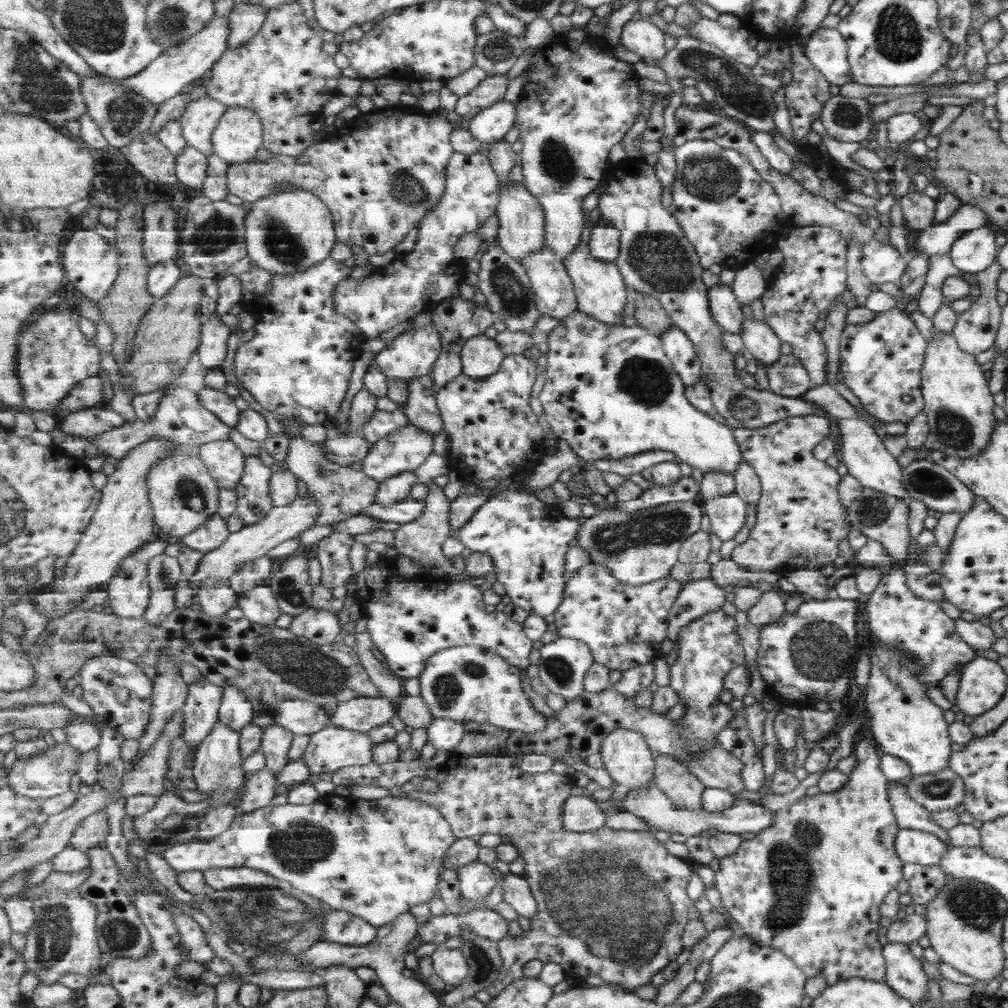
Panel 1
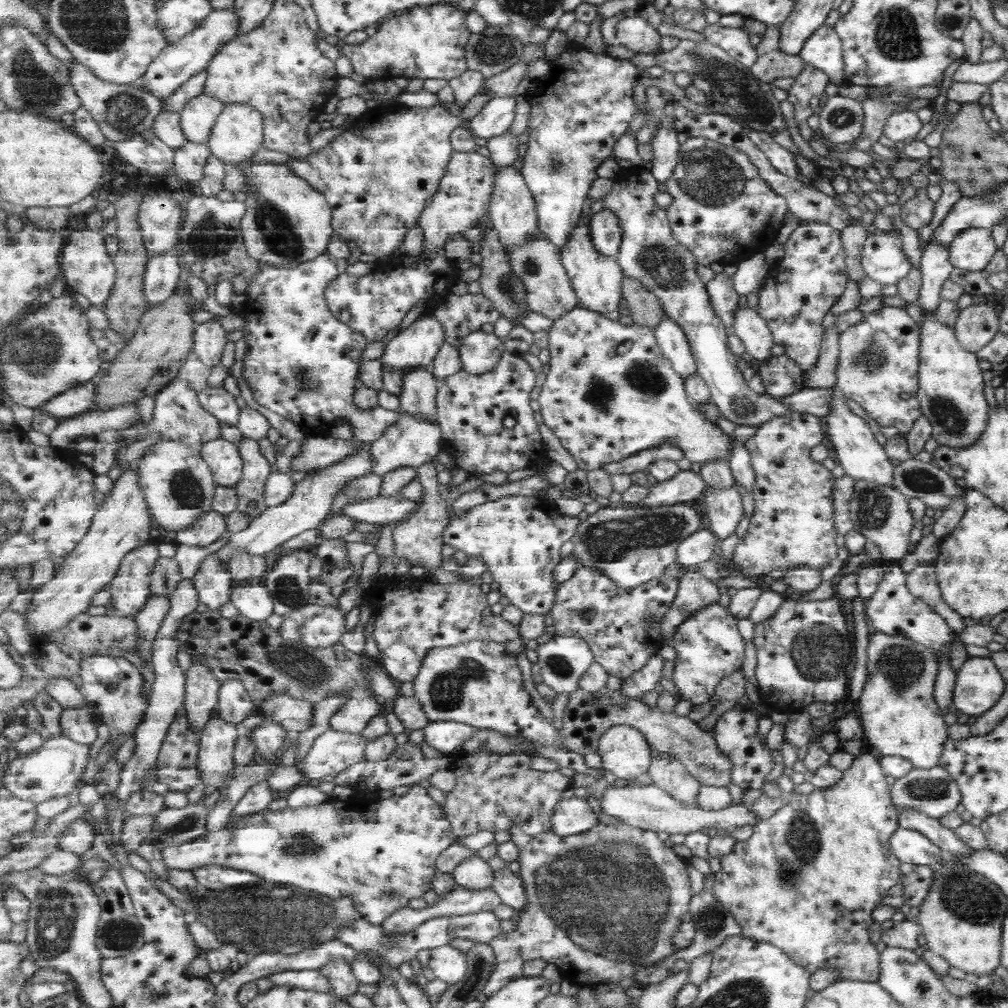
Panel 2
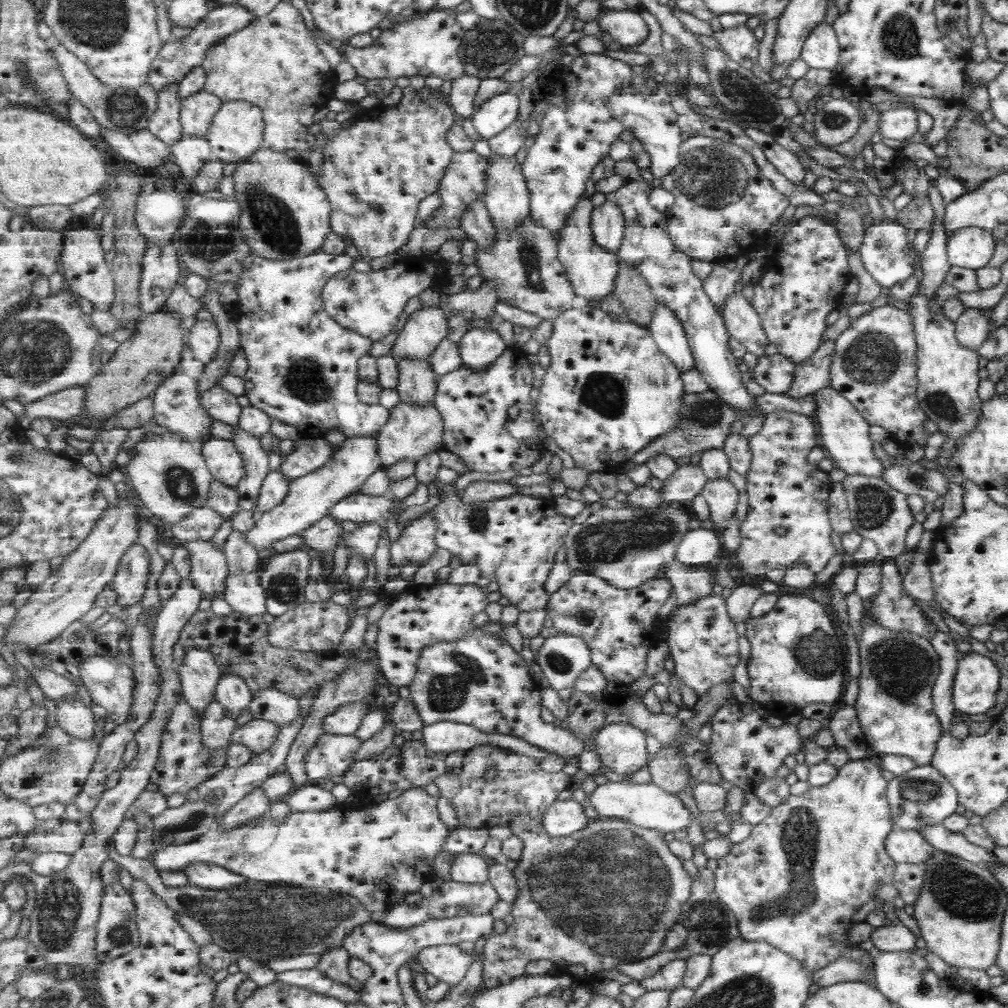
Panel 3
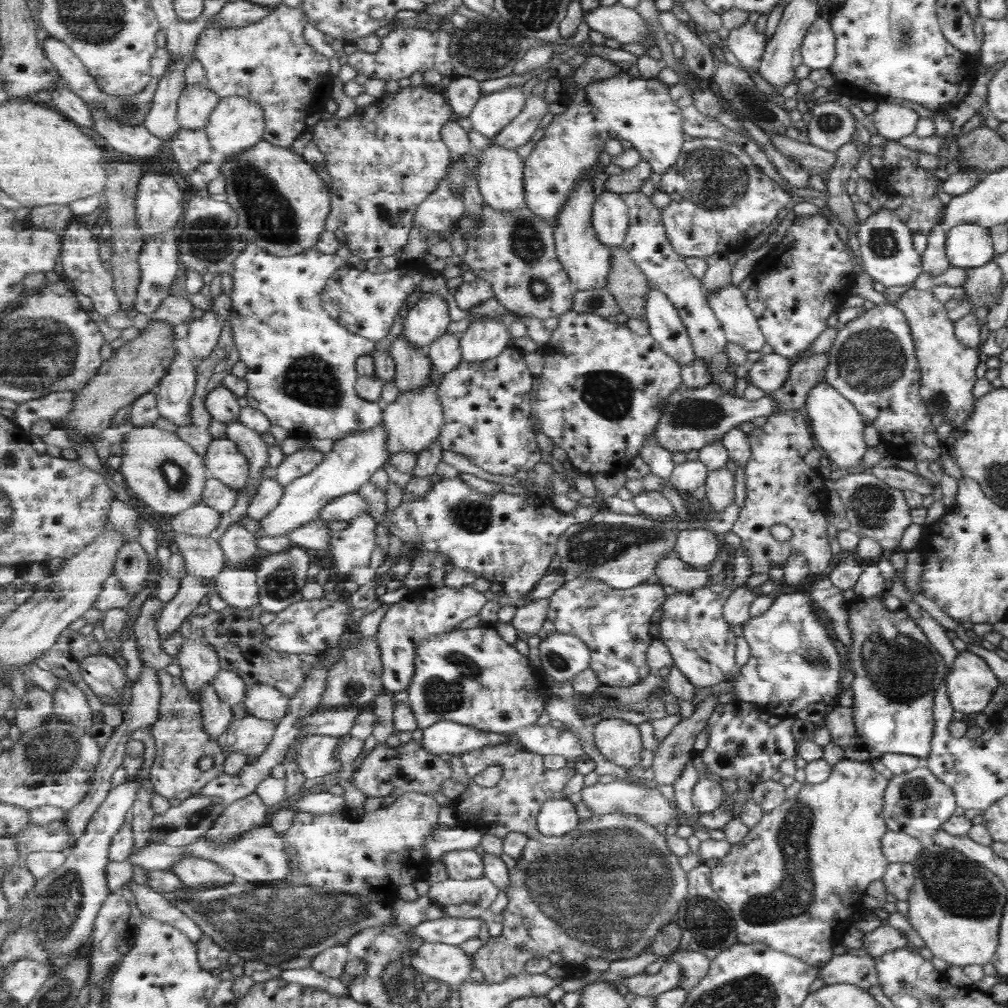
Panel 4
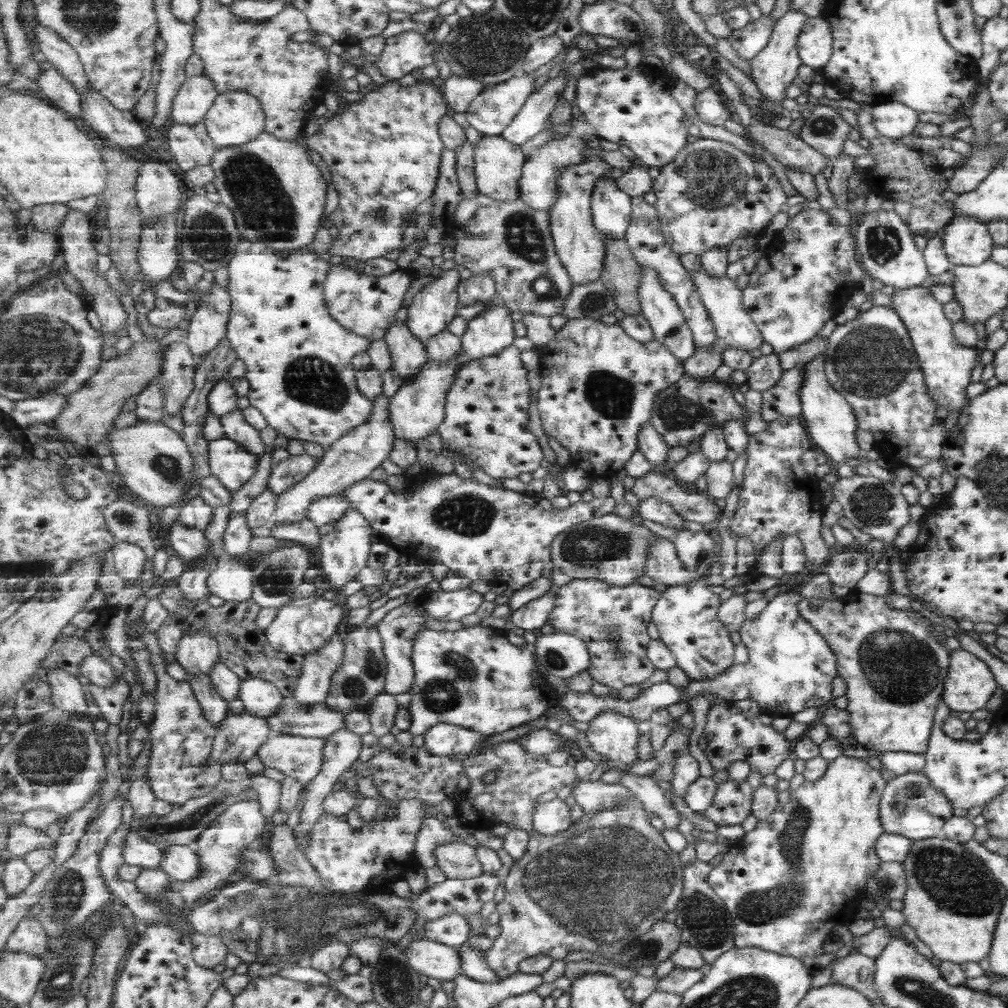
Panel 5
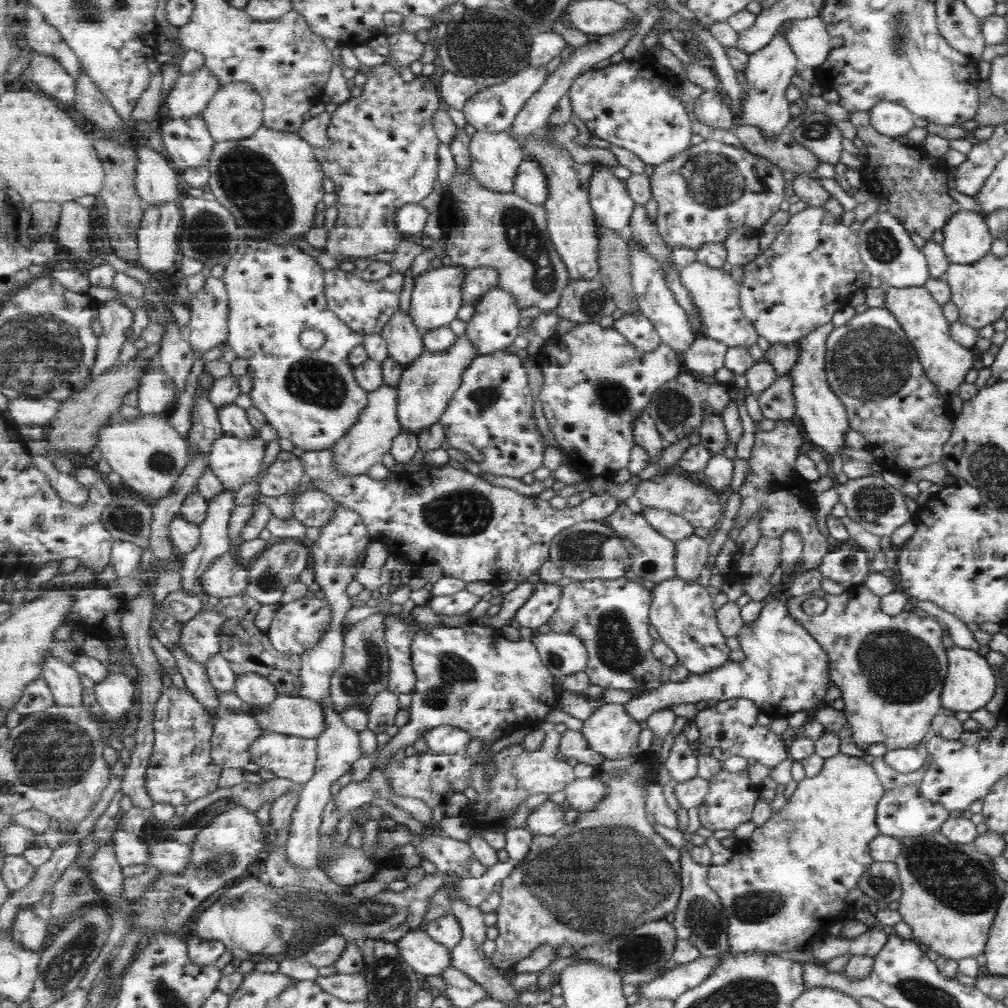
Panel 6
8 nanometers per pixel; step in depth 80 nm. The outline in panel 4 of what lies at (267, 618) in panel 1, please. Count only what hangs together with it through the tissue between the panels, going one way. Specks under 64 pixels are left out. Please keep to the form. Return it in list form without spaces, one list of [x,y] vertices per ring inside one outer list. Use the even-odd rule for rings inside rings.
[[[227,562],[216,576],[214,591],[228,605],[247,610],[260,604],[257,577],[256,571],[234,567]]]

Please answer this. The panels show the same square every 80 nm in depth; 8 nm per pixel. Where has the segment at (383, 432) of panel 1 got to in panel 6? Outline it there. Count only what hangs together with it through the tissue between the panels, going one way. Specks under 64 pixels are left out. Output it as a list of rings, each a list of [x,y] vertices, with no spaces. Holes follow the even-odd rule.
[[[243,236],[237,252],[233,258],[226,264],[225,272],[222,277],[226,283],[228,294],[230,295],[230,333],[226,342],[238,354],[239,358],[247,360],[248,370],[247,376],[253,382],[253,391],[250,393],[252,406],[259,408],[267,418],[267,421],[279,433],[282,439],[288,439],[294,444],[294,447],[299,447],[303,451],[319,451],[329,450],[338,445],[348,431],[359,422],[362,417],[363,410],[369,406],[370,394],[367,390],[363,390],[355,379],[354,367],[350,363],[350,352],[355,346],[363,345],[365,342],[364,335],[355,332],[346,322],[338,317],[334,311],[330,309],[326,297],[326,275],[324,268],[319,264],[315,257],[305,254],[296,245],[276,245],[267,241],[257,241],[257,239]],[[315,329],[321,331],[326,336],[325,344],[319,350],[309,350],[305,348],[300,341],[301,333],[304,330]]]

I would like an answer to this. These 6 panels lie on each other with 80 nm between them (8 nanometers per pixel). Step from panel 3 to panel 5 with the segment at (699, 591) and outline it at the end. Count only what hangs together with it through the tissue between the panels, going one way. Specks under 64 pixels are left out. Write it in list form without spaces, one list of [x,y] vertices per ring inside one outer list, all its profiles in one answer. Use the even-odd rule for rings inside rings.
[[[662,537],[650,544],[645,574],[655,582],[669,587],[688,585],[706,579],[707,575],[687,570],[679,558],[675,543]]]

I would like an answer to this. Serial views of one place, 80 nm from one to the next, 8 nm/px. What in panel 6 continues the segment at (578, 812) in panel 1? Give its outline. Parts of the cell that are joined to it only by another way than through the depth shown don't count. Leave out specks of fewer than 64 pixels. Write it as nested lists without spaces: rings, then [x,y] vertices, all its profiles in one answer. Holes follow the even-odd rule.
[[[549,800],[537,806],[527,818],[527,828],[533,834],[554,836],[565,826],[563,806]]]

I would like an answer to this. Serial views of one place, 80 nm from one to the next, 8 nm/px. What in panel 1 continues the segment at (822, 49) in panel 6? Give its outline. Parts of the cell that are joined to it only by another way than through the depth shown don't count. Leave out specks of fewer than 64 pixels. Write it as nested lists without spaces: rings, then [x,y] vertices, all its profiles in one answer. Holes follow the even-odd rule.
[[[818,27],[801,45],[806,57],[830,84],[841,86],[852,81],[846,43],[835,28]]]

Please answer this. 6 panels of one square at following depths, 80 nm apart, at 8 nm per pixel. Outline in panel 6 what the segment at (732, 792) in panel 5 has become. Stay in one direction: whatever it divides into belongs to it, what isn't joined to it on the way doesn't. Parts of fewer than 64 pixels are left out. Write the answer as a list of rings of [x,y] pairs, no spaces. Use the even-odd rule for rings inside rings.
[[[720,769],[716,775],[710,778],[710,793],[705,797],[705,802],[698,808],[701,825],[711,831],[733,831],[737,826],[751,820],[760,796],[761,786],[751,782],[747,770],[733,773]]]

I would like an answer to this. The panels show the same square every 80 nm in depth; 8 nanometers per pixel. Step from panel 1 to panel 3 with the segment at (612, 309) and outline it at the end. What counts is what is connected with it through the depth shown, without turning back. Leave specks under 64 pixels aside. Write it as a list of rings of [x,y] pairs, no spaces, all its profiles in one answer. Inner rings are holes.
[[[581,197],[567,219],[565,229],[560,230],[558,239],[558,255],[565,265],[569,280],[579,296],[587,300],[602,301],[606,296],[614,294],[615,281],[618,279],[620,256],[617,252],[605,250],[595,240],[592,229],[593,204],[589,197]]]

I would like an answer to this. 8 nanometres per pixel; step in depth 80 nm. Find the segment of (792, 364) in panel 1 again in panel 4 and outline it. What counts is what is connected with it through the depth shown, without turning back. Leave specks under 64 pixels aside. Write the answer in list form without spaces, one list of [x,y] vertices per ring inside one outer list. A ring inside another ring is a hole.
[[[775,353],[761,354],[753,364],[748,365],[747,377],[751,385],[758,387],[763,393],[768,394],[781,388],[787,378],[791,361]]]

